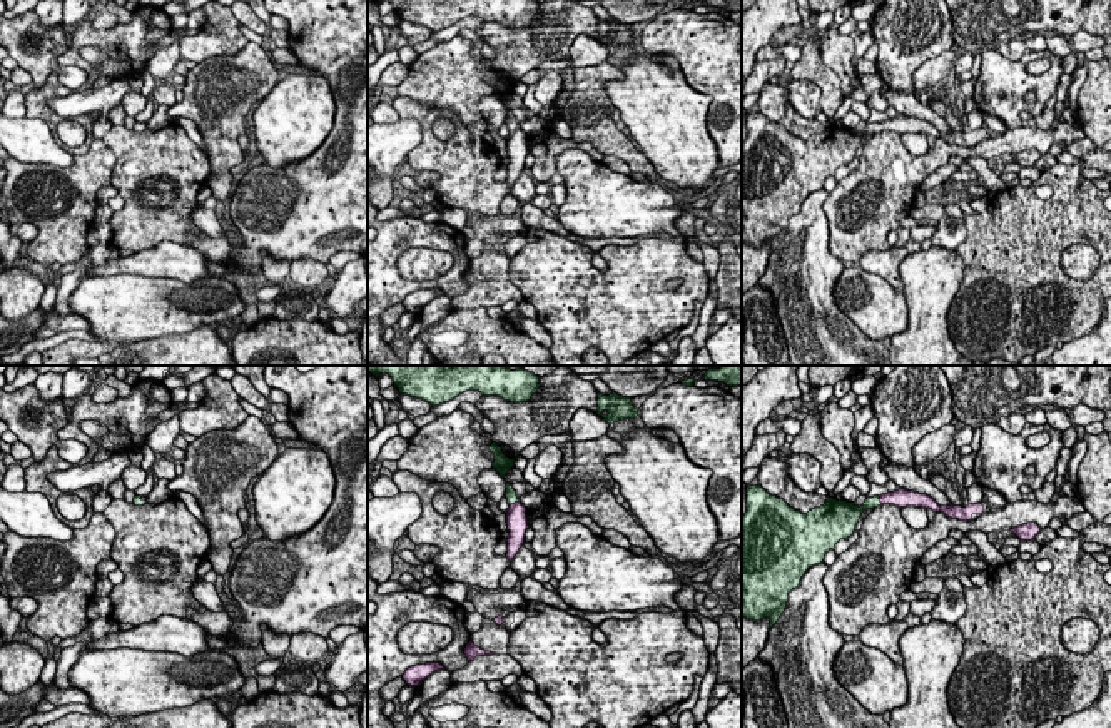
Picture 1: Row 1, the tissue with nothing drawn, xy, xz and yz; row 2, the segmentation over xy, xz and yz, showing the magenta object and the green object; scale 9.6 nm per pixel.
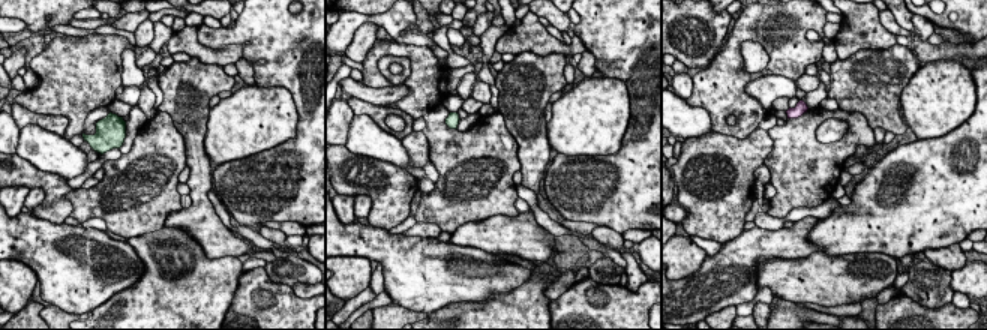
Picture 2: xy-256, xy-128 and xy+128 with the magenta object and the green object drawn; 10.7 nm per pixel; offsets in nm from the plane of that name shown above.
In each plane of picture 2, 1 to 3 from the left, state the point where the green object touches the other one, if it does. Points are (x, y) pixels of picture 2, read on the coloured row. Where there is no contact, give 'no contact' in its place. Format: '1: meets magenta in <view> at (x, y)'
1: no contact
2: no contact
3: no contact

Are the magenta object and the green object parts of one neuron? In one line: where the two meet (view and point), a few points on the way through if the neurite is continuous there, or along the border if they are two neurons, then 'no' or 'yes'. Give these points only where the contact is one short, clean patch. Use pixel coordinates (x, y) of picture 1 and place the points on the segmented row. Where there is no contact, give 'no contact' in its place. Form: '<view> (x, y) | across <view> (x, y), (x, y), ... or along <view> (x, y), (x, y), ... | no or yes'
xz (515, 503) | across xz (517, 520), (515, 503), (510, 493) | yes

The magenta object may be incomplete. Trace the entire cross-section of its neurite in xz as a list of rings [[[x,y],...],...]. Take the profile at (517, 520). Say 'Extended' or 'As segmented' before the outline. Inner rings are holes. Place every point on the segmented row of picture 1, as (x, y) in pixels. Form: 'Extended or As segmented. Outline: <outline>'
Extended. Outline: [[[506,483],[506,499],[508,499],[508,513],[506,513],[506,523],[510,536],[506,539],[508,543],[508,553],[506,558],[513,561],[513,558],[518,554],[520,548],[525,544],[525,533],[530,528],[528,518],[526,518],[526,508],[520,503],[516,491],[510,483]]]

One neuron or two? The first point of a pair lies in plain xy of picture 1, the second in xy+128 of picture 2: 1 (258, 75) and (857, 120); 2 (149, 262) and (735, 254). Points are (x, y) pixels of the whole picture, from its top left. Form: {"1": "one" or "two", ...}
{"1": "two", "2": "one"}

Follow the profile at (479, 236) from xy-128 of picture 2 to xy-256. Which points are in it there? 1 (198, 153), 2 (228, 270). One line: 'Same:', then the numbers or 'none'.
Same: 1

